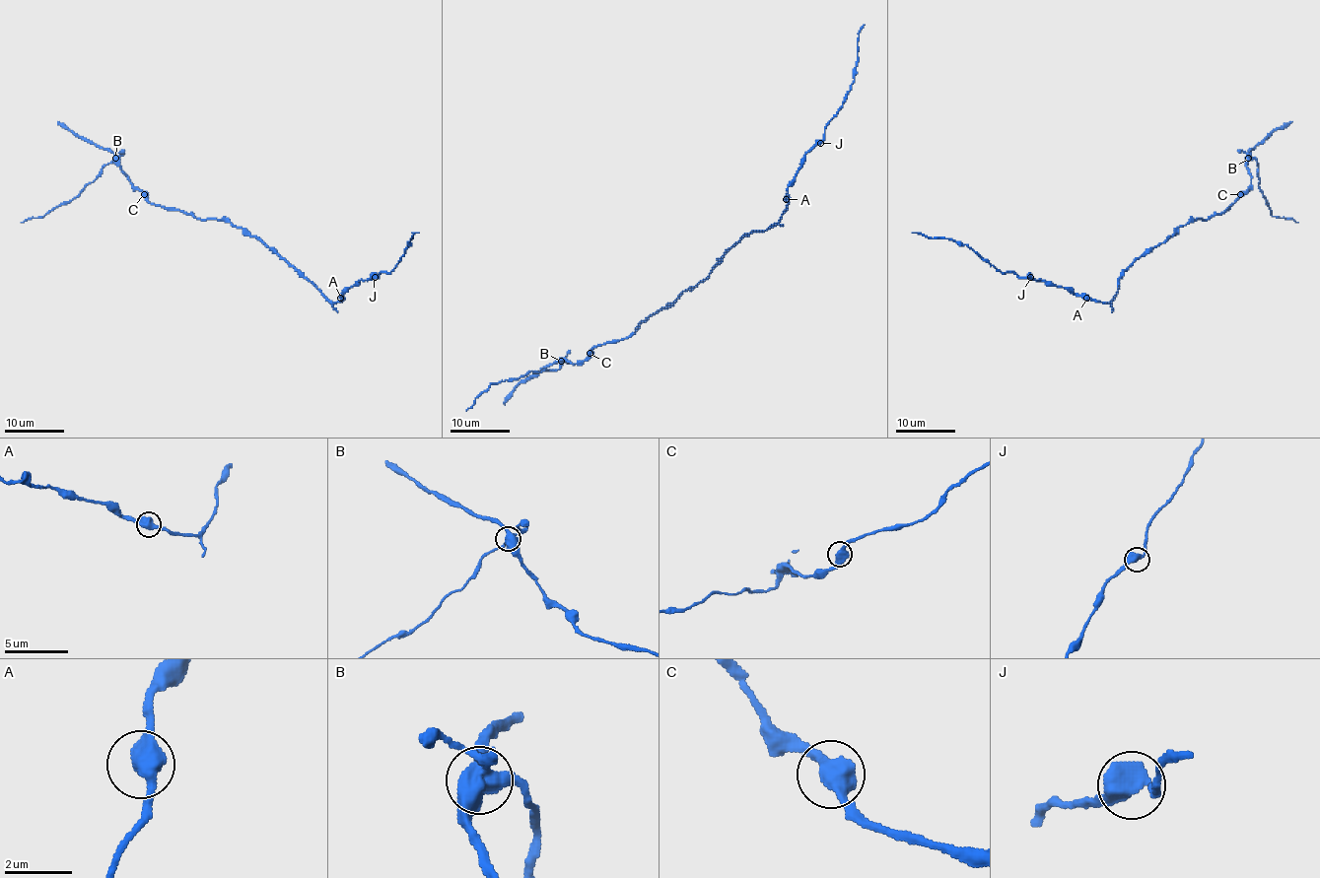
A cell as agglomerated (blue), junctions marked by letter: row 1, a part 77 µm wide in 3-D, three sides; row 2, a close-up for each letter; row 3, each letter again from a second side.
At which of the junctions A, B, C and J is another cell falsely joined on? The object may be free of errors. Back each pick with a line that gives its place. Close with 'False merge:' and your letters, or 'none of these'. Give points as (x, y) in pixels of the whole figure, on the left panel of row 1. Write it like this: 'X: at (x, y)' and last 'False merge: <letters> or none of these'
B: at (115, 158)
False merge: B

